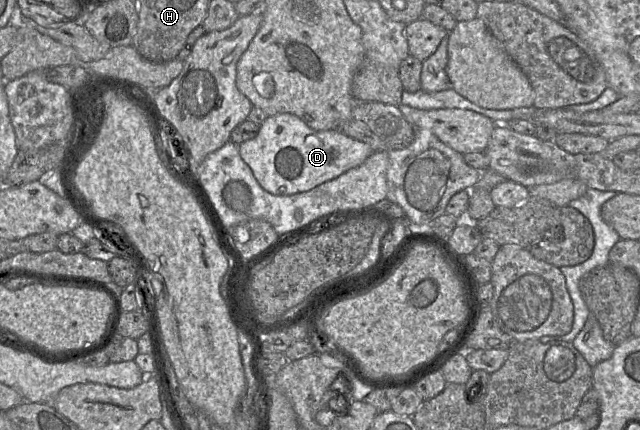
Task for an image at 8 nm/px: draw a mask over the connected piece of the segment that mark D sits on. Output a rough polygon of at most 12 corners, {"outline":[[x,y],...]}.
{"outline":[[267,116],[238,150],[260,186],[309,191],[373,153],[340,130]]}

